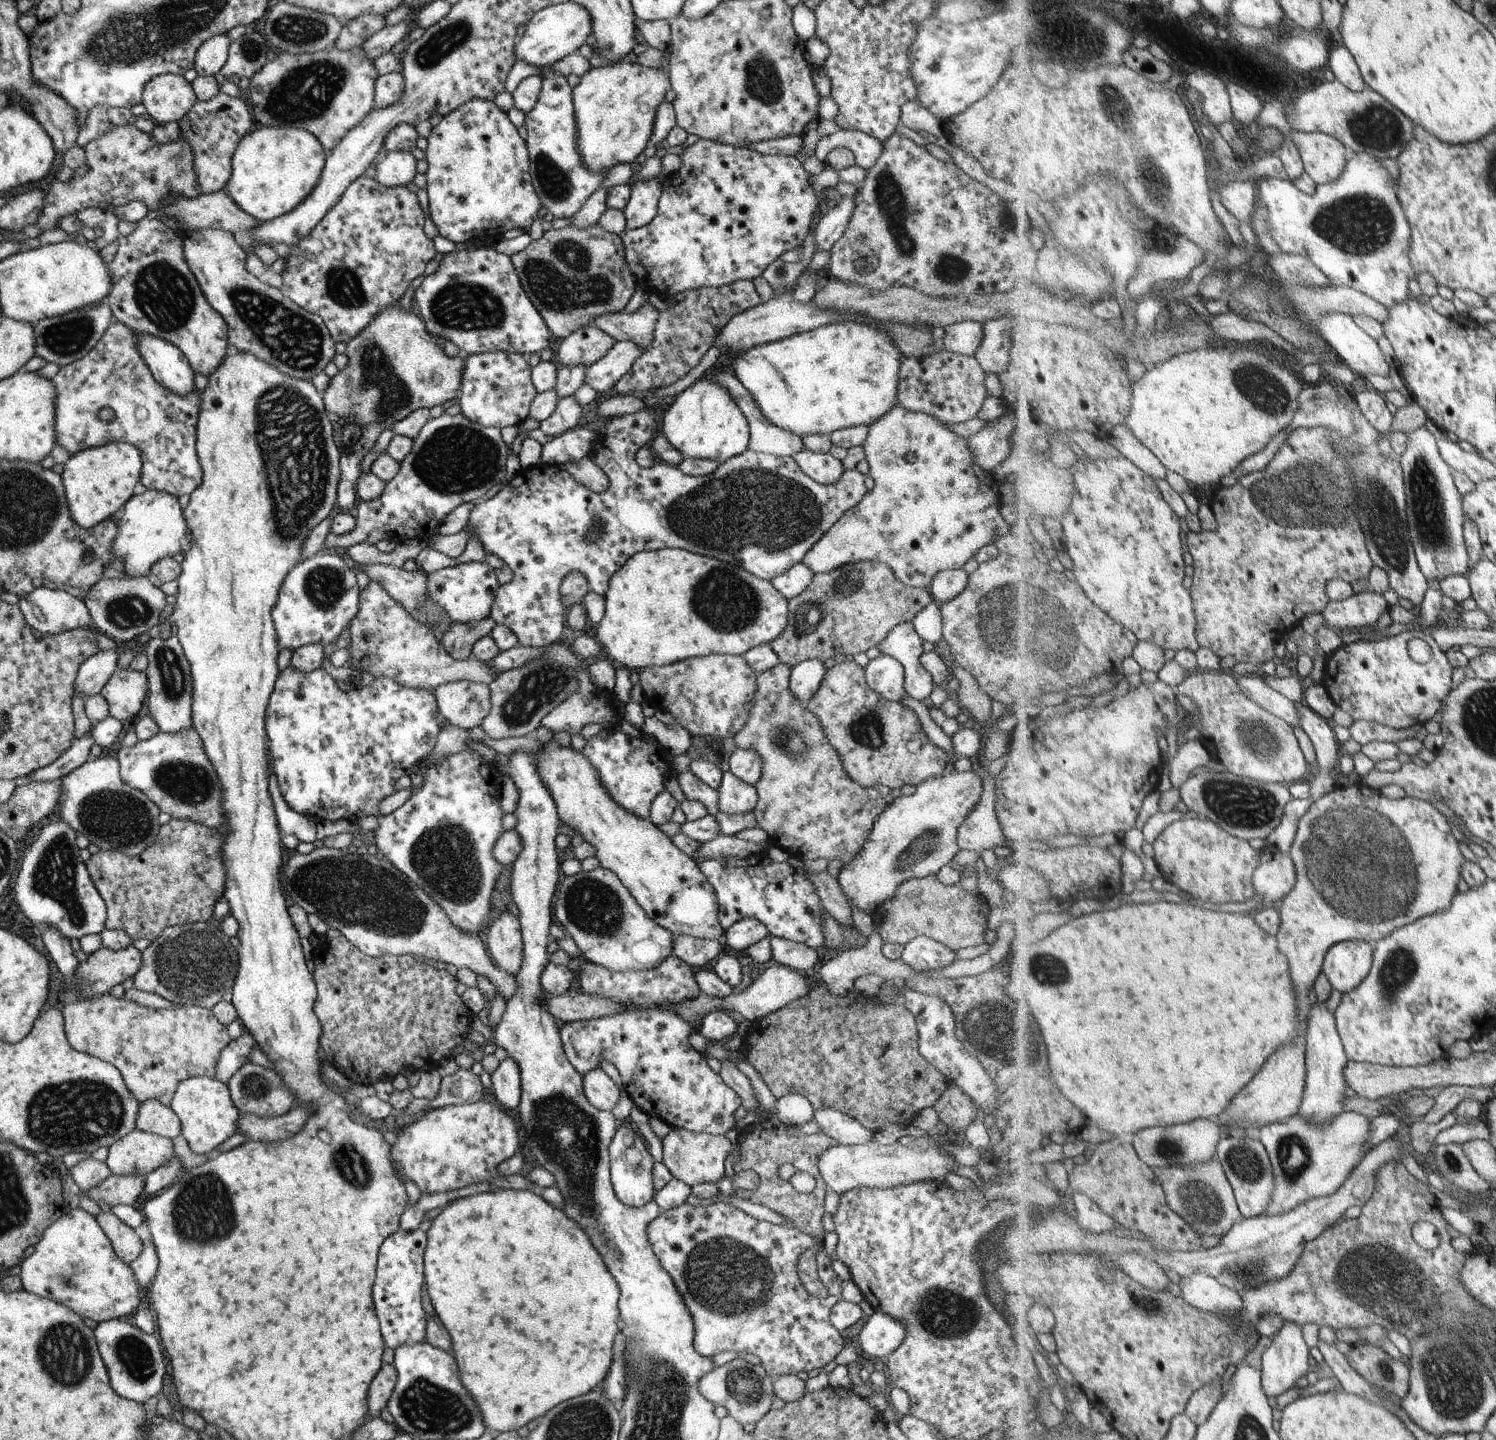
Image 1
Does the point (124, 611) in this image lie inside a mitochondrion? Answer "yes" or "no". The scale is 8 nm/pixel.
yes

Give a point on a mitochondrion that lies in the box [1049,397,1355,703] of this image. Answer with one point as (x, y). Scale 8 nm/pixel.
(1065, 653)

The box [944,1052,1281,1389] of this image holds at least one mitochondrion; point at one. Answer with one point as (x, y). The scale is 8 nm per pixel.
(1203, 1198)

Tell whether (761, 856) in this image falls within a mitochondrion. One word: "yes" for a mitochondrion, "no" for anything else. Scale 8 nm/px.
no

